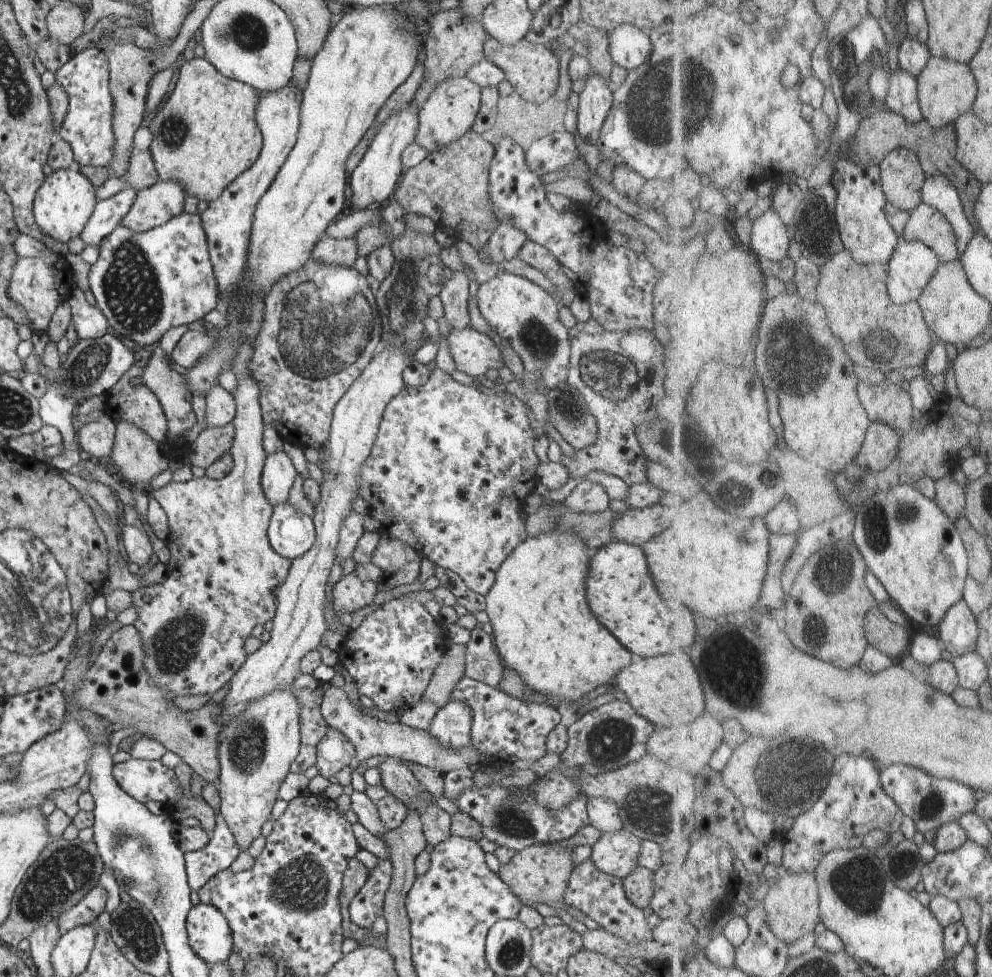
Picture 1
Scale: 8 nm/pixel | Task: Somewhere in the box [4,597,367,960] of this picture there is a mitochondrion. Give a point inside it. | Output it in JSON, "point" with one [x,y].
{"point":[42,895]}

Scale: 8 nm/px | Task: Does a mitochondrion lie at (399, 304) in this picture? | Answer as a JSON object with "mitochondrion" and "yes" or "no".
{"mitochondrion":"yes"}

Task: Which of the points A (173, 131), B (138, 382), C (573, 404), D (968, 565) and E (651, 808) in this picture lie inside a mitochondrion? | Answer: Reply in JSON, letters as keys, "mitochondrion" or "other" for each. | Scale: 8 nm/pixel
{"A":"mitochondrion","B":"other","C":"mitochondrion","D":"other","E":"mitochondrion"}

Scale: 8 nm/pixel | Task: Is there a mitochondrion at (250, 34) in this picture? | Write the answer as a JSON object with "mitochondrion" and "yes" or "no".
{"mitochondrion":"yes"}

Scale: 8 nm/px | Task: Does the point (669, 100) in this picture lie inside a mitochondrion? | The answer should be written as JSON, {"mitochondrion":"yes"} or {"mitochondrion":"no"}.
{"mitochondrion":"yes"}

